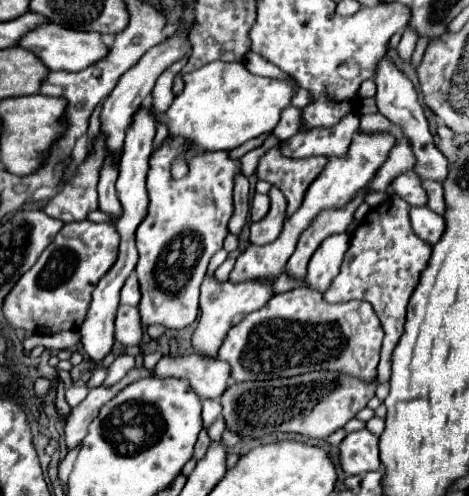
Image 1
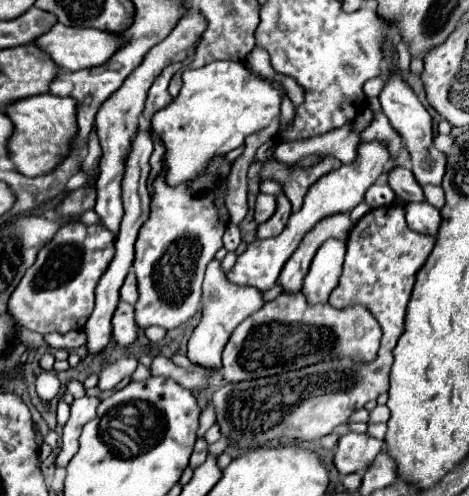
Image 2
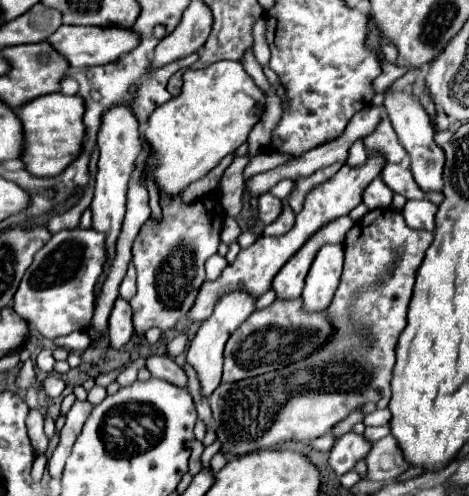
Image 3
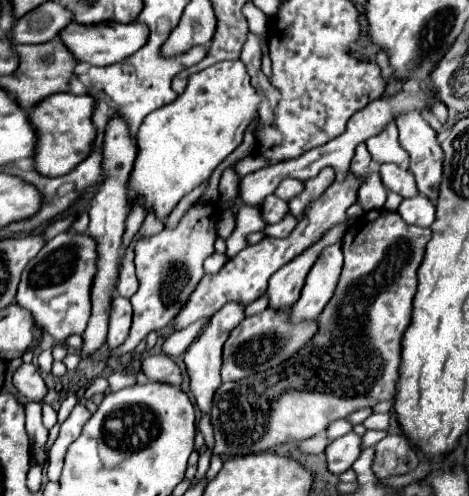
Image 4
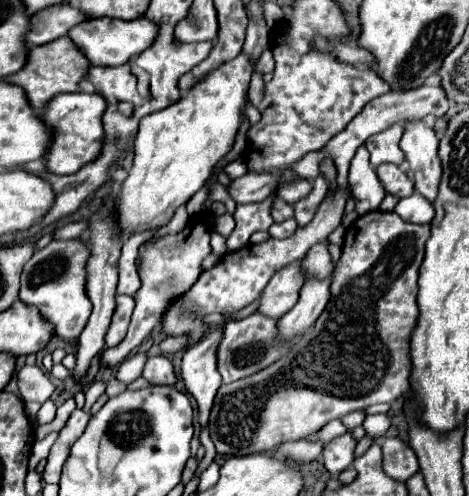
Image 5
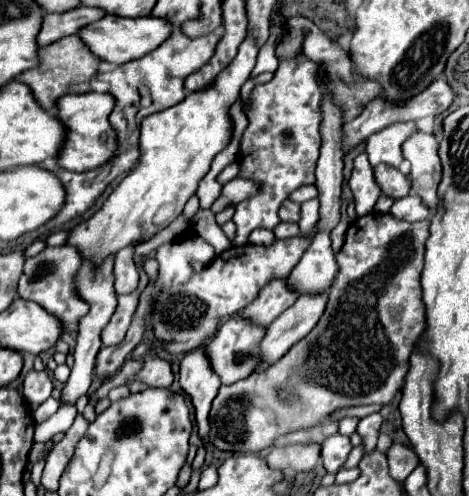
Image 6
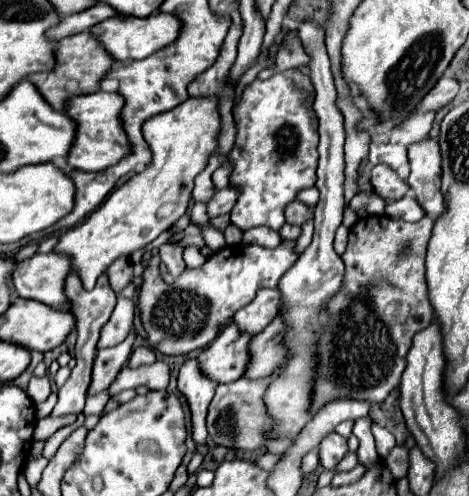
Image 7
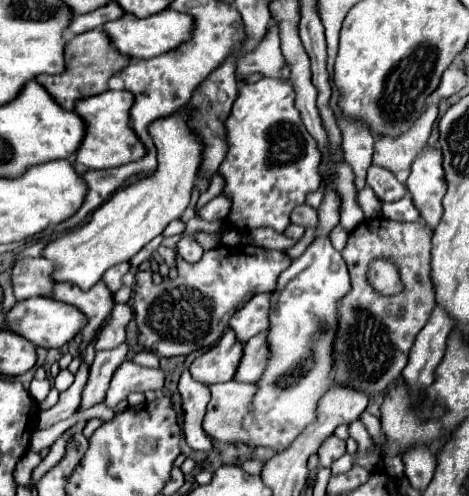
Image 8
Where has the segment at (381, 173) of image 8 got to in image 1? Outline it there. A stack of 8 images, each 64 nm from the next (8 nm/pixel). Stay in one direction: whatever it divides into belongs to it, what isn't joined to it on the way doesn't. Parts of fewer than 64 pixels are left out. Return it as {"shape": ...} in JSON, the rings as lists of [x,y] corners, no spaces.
{"shape":[[[410,170],[406,174],[400,174],[392,182],[392,190],[398,196],[402,196],[410,206],[426,206],[426,202],[428,202],[428,196],[422,188],[422,180],[414,170]]]}

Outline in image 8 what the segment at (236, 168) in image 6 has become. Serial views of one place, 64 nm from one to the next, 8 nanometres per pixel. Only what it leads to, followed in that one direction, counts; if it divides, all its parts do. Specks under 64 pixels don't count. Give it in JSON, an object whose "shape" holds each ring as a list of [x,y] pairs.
{"shape":[[[216,172],[216,174],[212,176],[212,180],[210,180],[210,188],[208,188],[204,194],[200,194],[198,204],[196,204],[196,210],[200,210],[204,202],[208,202],[208,200],[212,200],[214,196],[222,194],[222,190],[224,190],[224,178],[220,178],[220,172]]]}

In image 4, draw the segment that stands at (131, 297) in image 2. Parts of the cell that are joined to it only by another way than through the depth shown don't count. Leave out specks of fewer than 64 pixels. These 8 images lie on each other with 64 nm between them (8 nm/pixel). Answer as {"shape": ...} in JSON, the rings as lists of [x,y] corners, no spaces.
{"shape":[[[130,244],[130,248],[126,250],[126,256],[122,260],[122,266],[120,266],[116,292],[124,298],[130,298],[136,290],[138,290],[138,280],[134,274],[134,252],[132,252],[132,244]]]}

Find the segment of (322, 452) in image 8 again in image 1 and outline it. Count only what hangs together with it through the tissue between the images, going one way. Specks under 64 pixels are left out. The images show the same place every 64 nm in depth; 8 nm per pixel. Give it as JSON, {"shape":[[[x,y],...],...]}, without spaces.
{"shape":[[[368,428],[350,432],[340,444],[340,466],[346,474],[366,474],[380,468],[378,436]]]}

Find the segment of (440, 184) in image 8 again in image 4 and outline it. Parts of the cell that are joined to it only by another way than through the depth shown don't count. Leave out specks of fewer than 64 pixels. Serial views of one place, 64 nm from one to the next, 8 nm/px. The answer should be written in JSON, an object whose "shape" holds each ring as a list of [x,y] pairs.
{"shape":[[[420,110],[402,112],[394,120],[400,132],[400,146],[410,154],[410,172],[416,178],[418,192],[436,202],[444,160],[436,132],[422,118]]]}

